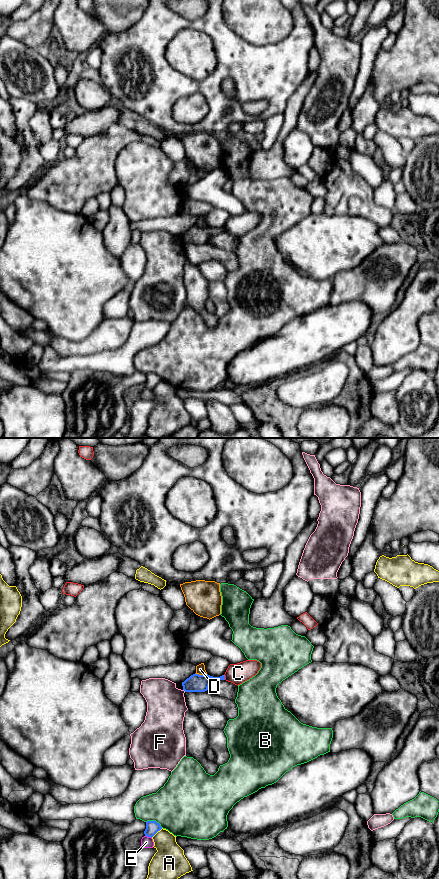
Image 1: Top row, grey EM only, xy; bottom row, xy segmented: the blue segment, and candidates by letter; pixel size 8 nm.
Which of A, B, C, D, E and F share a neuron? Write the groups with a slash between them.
A D / B / C / E / F

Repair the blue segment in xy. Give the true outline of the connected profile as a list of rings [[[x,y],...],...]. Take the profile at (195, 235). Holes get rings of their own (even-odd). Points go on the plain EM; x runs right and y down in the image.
[[[195,225],[182,234],[182,238],[185,244],[205,244],[211,235],[219,232],[225,232],[225,227],[213,229],[208,226],[199,227]]]

